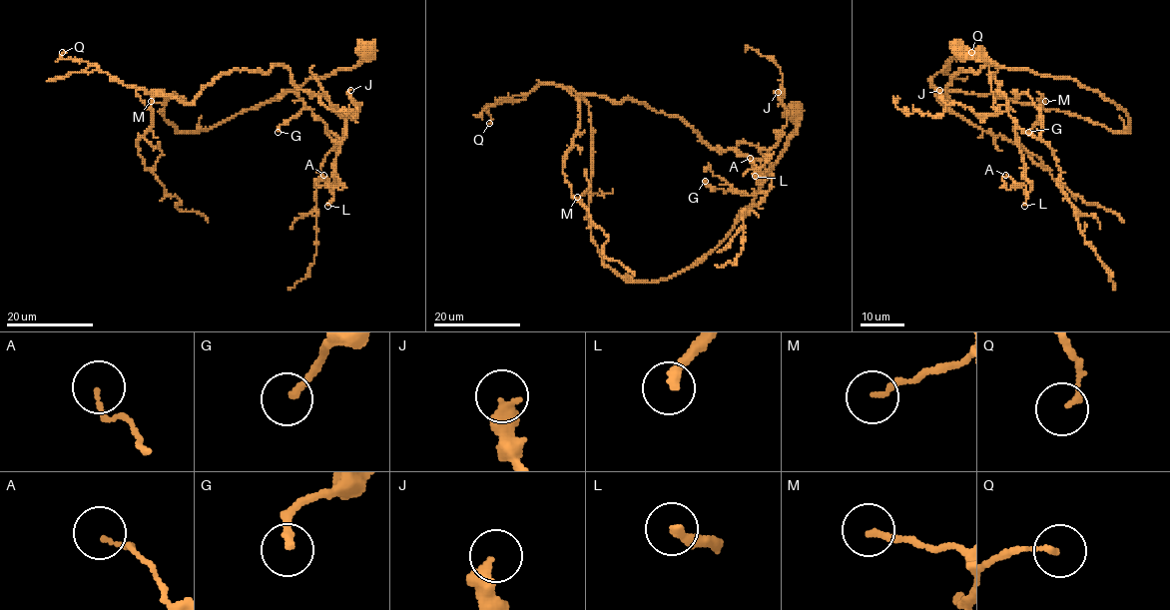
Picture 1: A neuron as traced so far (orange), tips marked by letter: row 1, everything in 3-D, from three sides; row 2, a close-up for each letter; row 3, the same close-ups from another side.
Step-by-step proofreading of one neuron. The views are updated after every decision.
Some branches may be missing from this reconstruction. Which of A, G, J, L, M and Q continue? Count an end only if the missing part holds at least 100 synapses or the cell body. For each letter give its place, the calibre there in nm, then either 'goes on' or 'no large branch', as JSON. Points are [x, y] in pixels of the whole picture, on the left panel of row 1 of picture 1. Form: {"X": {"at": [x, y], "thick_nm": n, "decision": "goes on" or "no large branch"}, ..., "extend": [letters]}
{"A": {"at": [323, 175], "thick_nm": 120, "decision": "no large branch"}, "G": {"at": [278, 132], "thick_nm": 200, "decision": "no large branch"}, "J": {"at": [350, 90], "thick_nm": 480, "decision": "no large branch"}, "L": {"at": [327, 206], "thick_nm": 280, "decision": "goes on"}, "M": {"at": [151, 101], "thick_nm": 160, "decision": "no large branch"}, "Q": {"at": [62, 52], "thick_nm": 120, "decision": "no large branch"}, "extend": ["L"]}

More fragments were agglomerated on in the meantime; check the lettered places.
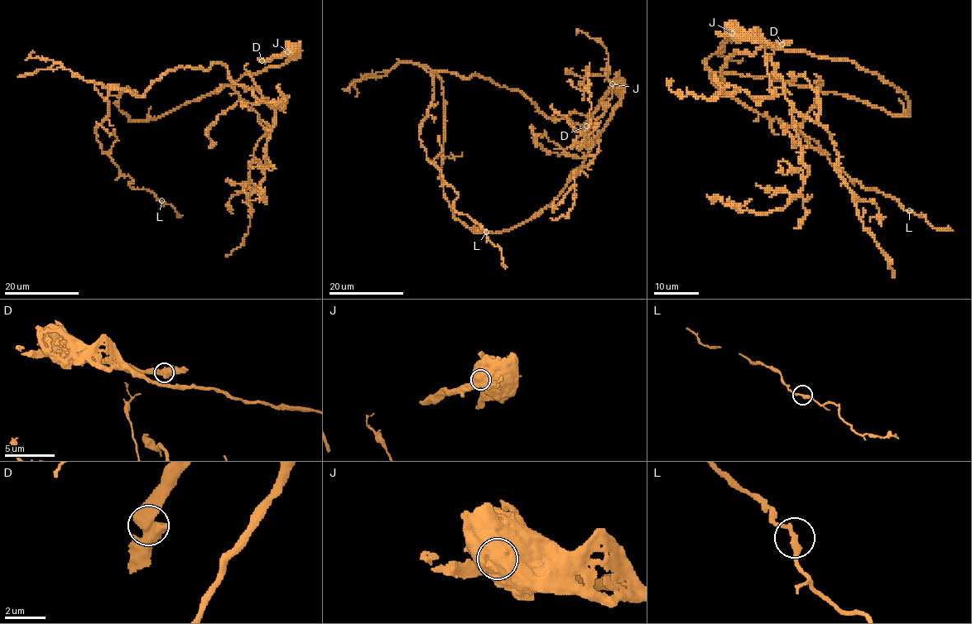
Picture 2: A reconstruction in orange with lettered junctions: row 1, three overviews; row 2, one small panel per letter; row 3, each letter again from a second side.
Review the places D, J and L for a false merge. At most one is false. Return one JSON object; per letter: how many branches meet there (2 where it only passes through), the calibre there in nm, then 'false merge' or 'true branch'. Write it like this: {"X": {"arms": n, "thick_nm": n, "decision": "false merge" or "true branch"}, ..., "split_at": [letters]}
{"D": {"arms": 3, "thick_nm": 500, "decision": "true branch"}, "J": {"arms": 2, "thick_nm": 850, "decision": "false merge"}, "L": {"arms": 2, "thick_nm": 280, "decision": "true branch"}, "split_at": ["J"]}

